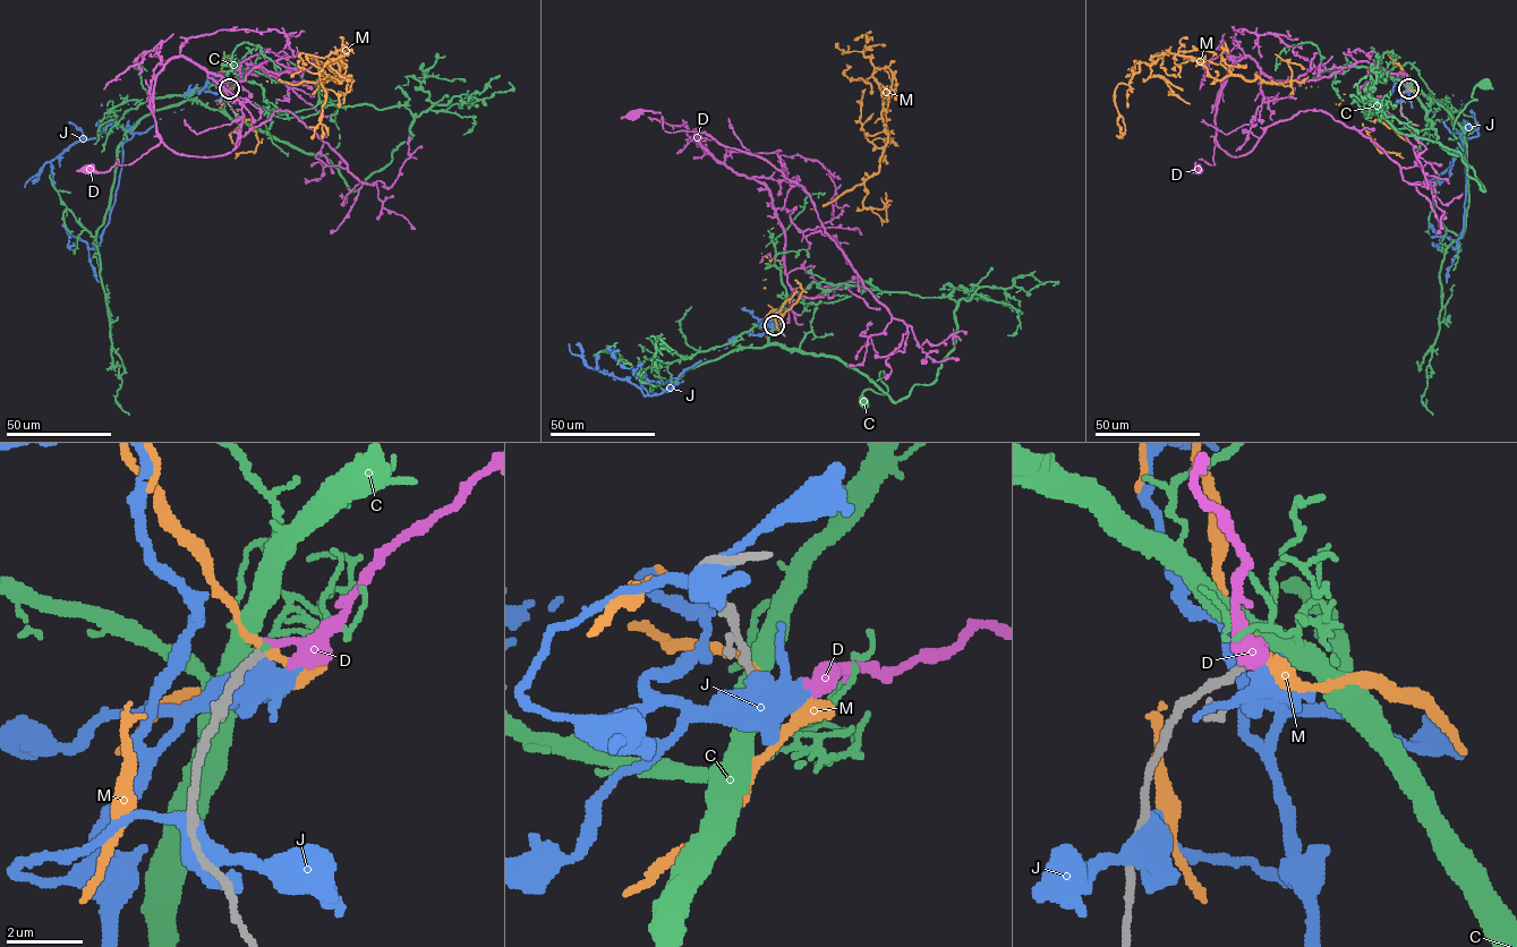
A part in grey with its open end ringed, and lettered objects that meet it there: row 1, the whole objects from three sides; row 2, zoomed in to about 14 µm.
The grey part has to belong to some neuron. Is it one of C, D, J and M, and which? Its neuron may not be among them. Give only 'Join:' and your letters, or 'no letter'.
Join: D

